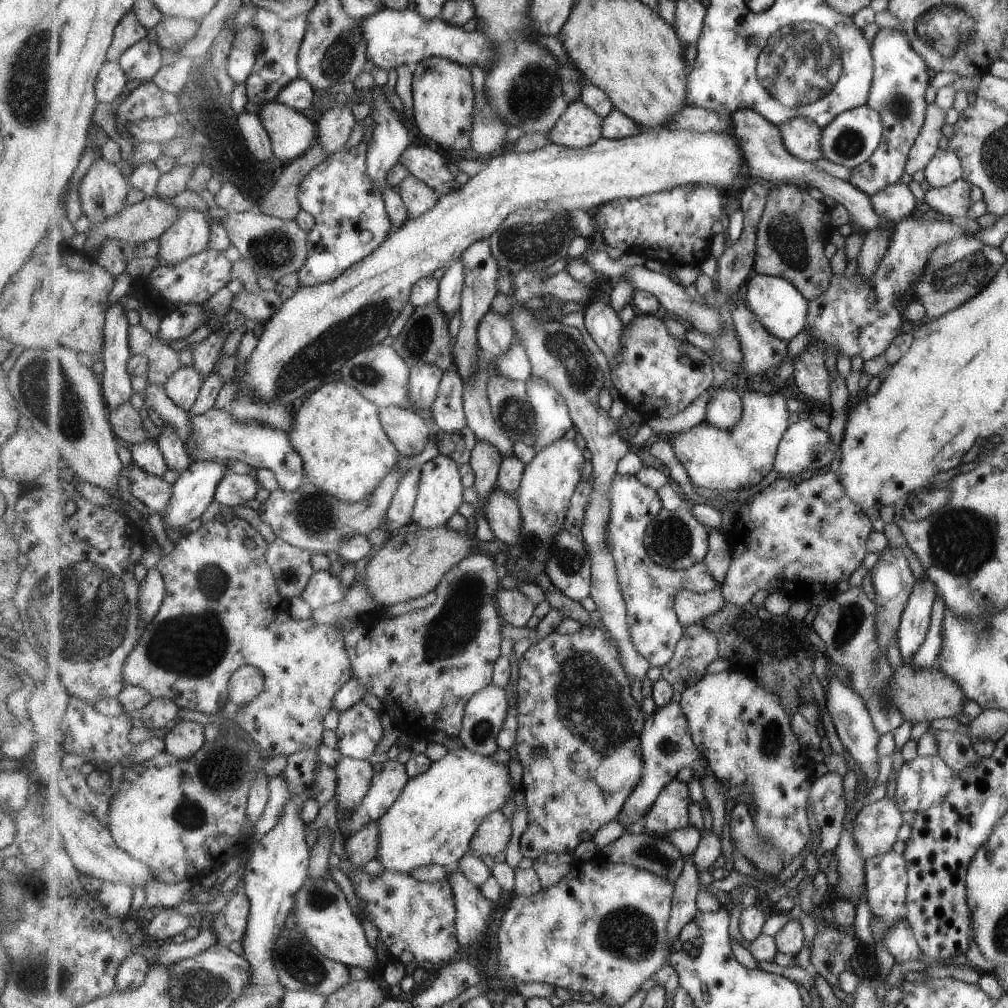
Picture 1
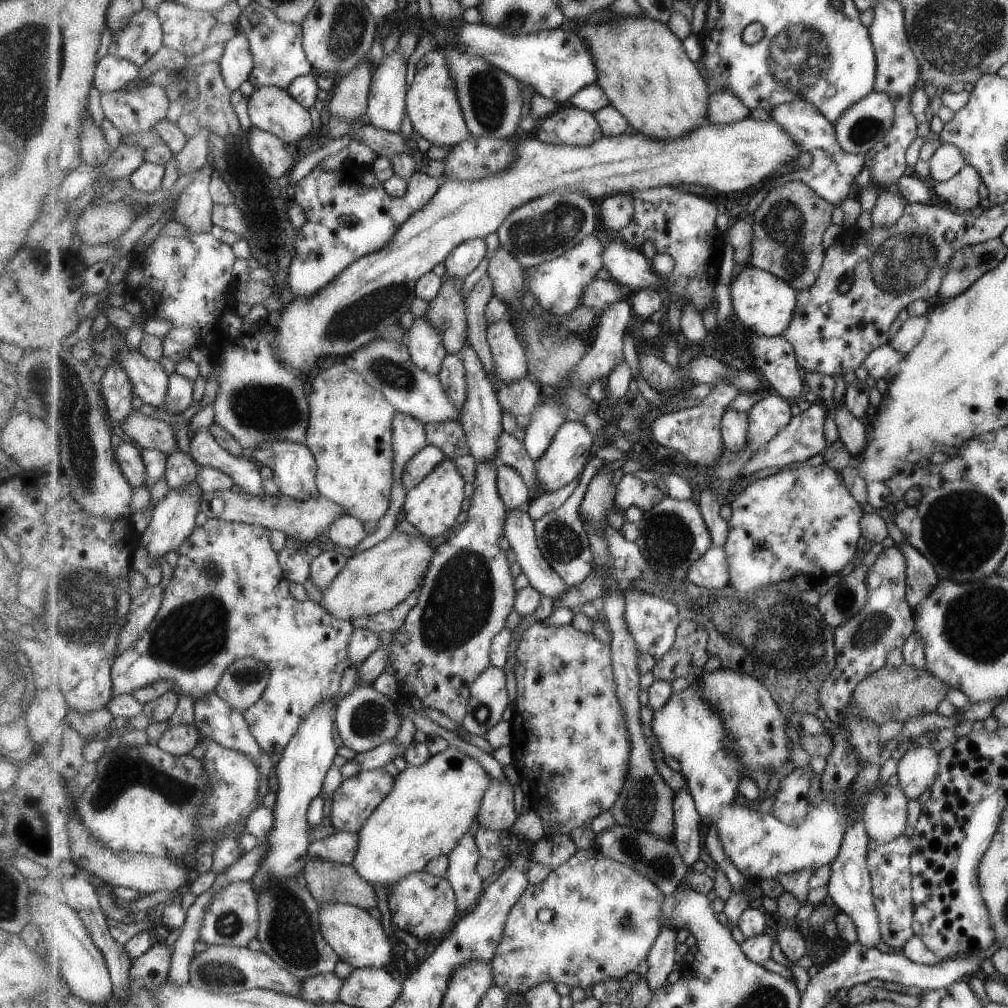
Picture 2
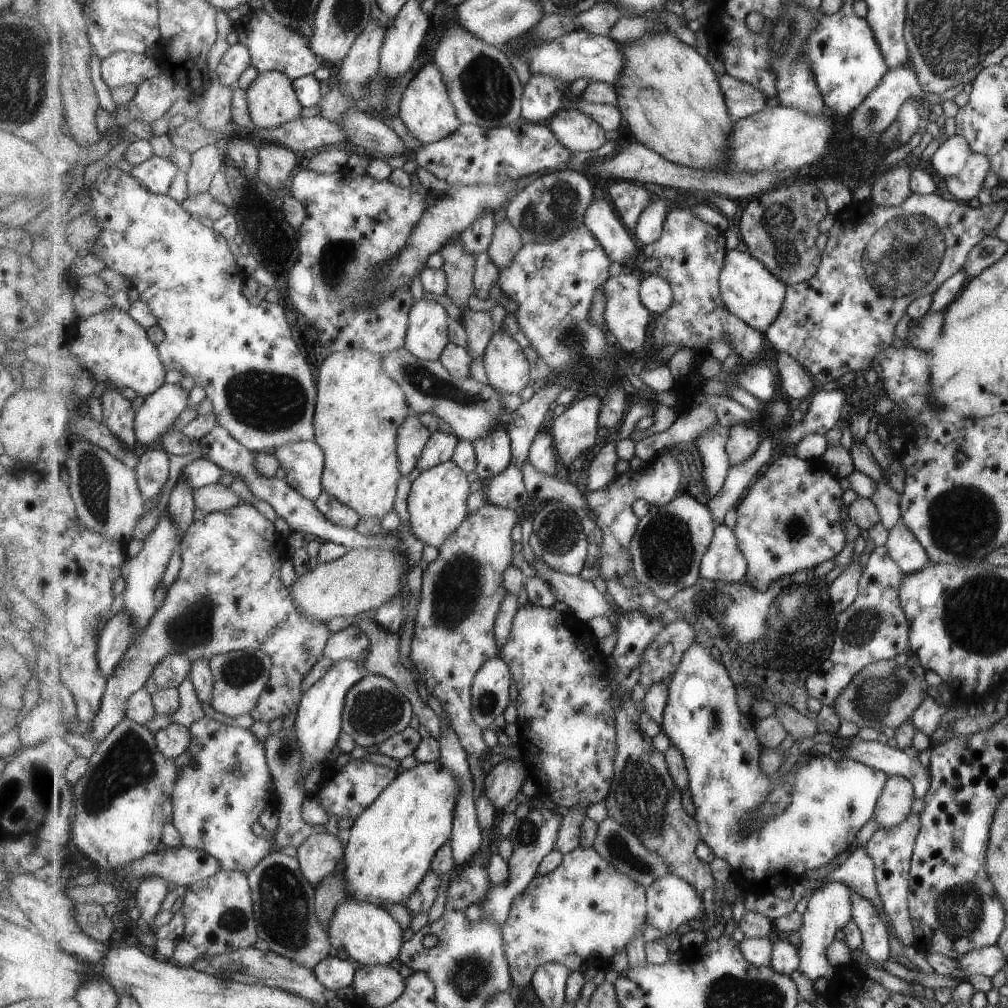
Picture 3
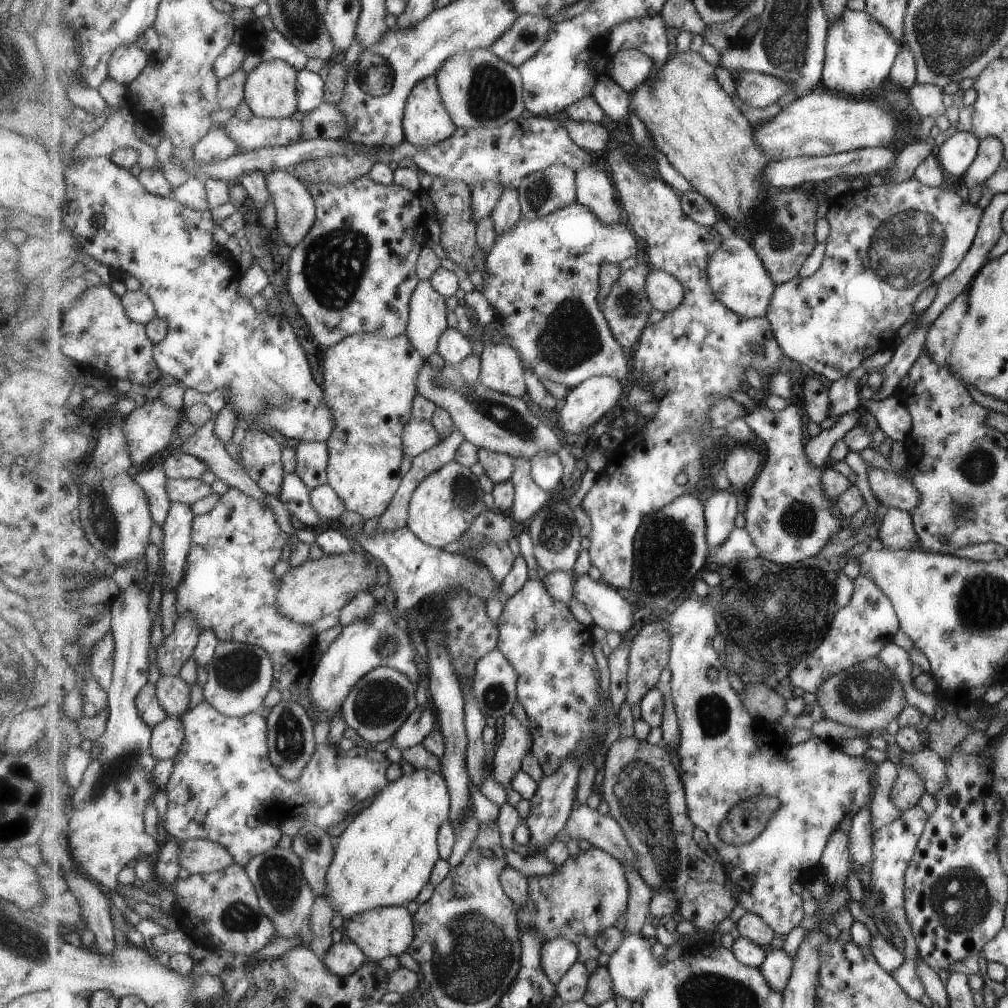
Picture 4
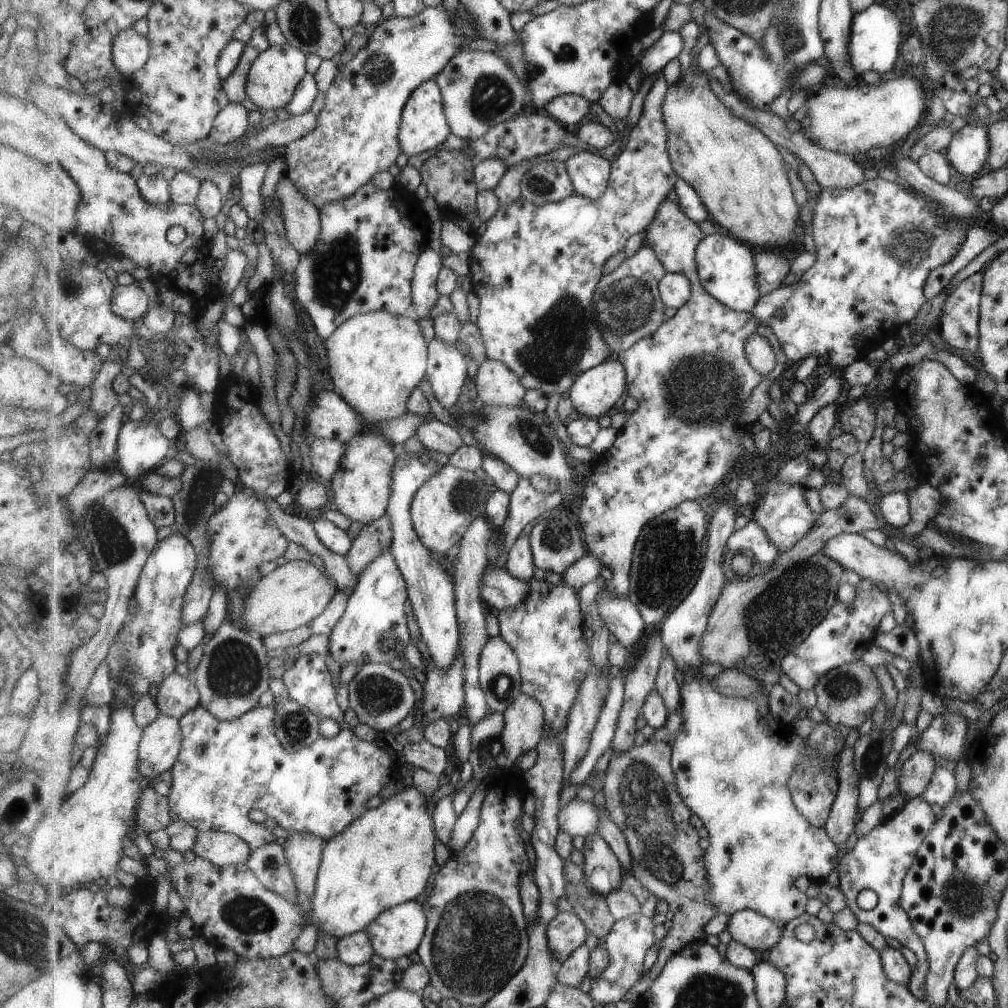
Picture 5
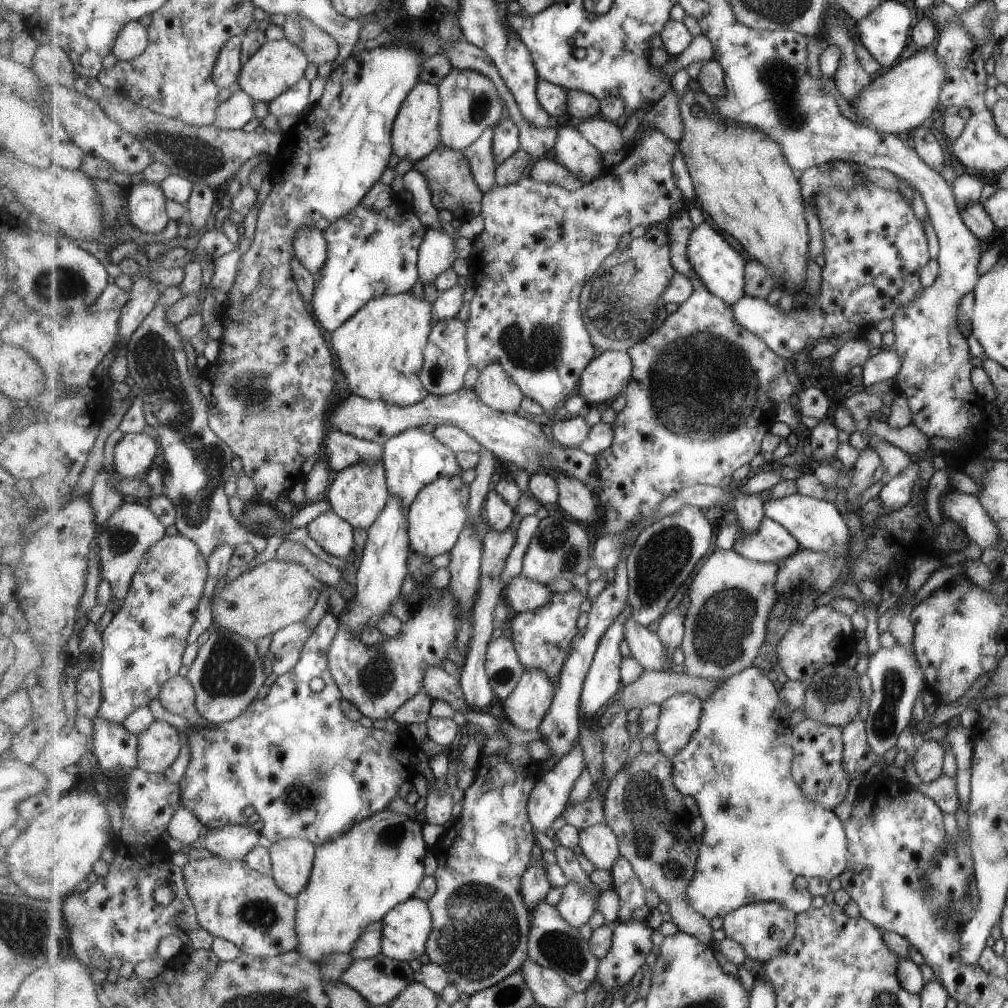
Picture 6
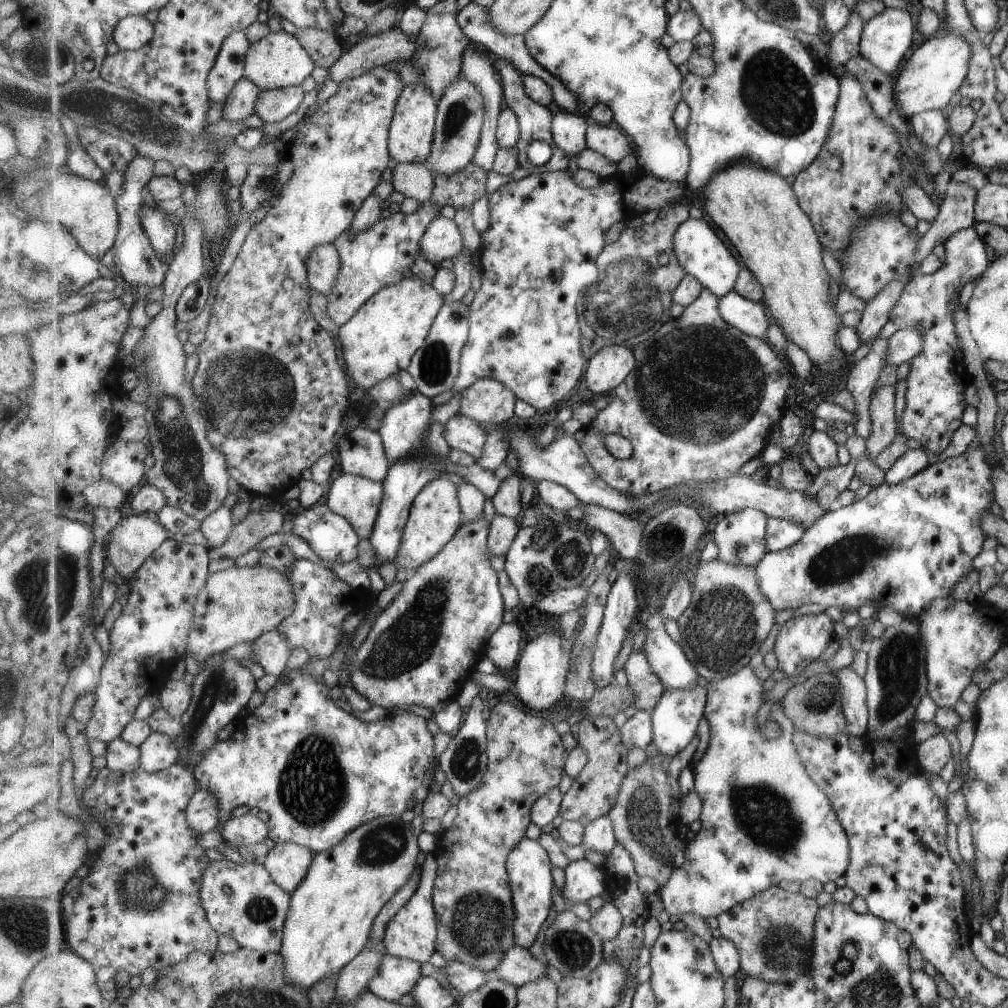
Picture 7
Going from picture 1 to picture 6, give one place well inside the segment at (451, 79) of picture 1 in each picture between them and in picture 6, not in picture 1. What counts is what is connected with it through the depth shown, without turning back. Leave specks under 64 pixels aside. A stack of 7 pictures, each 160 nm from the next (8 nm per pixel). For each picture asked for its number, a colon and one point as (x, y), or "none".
2: (433, 107)
3: (428, 111)
4: (426, 119)
5: (424, 126)
6: (417, 132)

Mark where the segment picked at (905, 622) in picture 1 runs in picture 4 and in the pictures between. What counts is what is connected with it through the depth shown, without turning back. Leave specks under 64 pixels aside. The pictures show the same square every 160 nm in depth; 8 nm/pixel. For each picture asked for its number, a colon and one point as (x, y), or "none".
2: (921, 577)
3: (904, 549)
4: (896, 532)

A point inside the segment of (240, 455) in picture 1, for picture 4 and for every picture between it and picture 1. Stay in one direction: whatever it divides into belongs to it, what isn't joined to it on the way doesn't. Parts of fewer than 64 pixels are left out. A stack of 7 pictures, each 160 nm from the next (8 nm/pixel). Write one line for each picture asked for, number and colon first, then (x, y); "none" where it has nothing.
2: (295, 466)
3: (305, 461)
4: (312, 457)

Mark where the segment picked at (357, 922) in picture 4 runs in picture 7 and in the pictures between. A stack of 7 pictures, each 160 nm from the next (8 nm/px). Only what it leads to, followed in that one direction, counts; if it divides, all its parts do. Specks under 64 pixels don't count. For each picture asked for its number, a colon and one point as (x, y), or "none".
5: (398, 931)
6: (406, 928)
7: (412, 934)

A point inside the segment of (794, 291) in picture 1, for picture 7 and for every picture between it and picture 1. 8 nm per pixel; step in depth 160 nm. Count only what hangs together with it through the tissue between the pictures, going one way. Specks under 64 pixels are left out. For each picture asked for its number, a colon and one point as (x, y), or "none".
2: (765, 304)
3: (751, 291)
4: (738, 275)
5: (726, 265)
6: (723, 269)
7: (703, 254)

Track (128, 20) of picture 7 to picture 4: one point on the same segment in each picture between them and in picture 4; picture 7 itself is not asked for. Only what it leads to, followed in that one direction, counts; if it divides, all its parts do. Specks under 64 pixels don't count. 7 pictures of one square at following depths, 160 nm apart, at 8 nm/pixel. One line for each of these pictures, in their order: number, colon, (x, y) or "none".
4: (128, 62)
5: (131, 50)
6: (134, 40)

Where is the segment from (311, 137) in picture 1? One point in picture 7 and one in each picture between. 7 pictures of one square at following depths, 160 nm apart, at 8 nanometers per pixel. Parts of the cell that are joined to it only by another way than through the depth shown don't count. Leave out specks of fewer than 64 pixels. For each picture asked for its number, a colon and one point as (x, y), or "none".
2: (272, 109)
3: (272, 100)
4: (271, 90)
5: (274, 77)
6: (279, 65)
7: (279, 60)

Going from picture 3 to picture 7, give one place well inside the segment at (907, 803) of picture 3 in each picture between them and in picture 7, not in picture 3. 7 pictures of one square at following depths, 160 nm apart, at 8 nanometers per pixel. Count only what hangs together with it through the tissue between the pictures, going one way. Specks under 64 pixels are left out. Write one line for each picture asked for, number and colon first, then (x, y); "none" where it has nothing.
4: (907, 788)
5: (914, 774)
6: (927, 760)
7: (932, 754)

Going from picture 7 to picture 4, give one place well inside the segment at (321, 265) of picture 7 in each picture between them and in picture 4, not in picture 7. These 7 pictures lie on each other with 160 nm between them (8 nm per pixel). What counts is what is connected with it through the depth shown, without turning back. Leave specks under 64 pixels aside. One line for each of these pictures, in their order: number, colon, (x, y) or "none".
4: (296, 208)
5: (301, 215)
6: (311, 246)

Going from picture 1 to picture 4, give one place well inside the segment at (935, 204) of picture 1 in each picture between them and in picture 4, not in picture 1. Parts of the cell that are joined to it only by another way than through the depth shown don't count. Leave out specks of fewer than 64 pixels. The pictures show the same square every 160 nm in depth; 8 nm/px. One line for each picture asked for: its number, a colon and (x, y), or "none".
2: (961, 191)
3: (966, 185)
4: (989, 153)

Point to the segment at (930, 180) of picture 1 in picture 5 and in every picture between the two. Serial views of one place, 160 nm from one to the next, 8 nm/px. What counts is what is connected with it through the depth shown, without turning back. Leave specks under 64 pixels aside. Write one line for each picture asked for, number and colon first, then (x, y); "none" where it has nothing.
2: (947, 160)
3: (949, 159)
4: (955, 154)
5: (966, 152)

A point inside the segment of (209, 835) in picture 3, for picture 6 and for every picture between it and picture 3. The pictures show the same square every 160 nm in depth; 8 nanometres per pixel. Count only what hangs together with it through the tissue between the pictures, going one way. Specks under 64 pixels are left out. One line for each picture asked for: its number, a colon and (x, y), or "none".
4: (223, 774)
5: (225, 769)
6: (310, 772)

